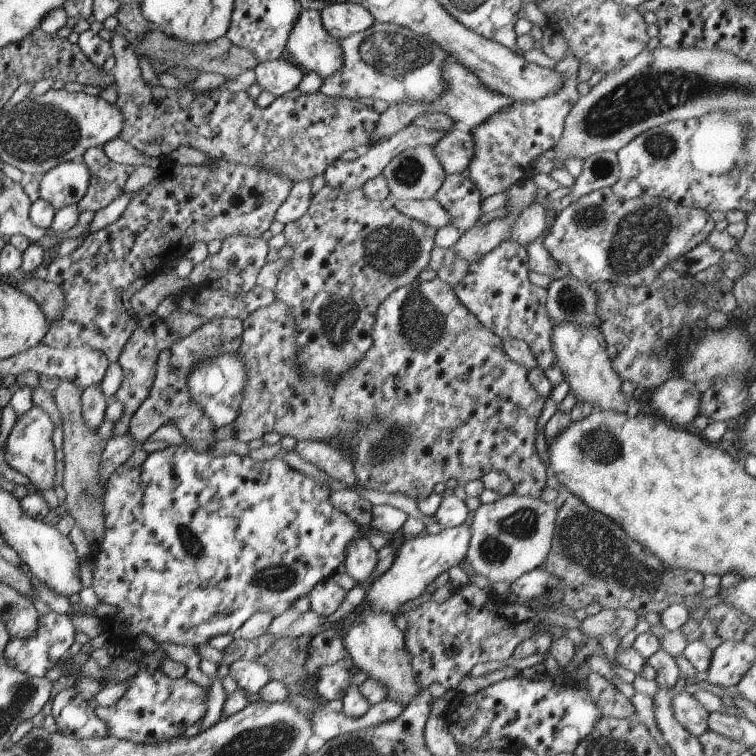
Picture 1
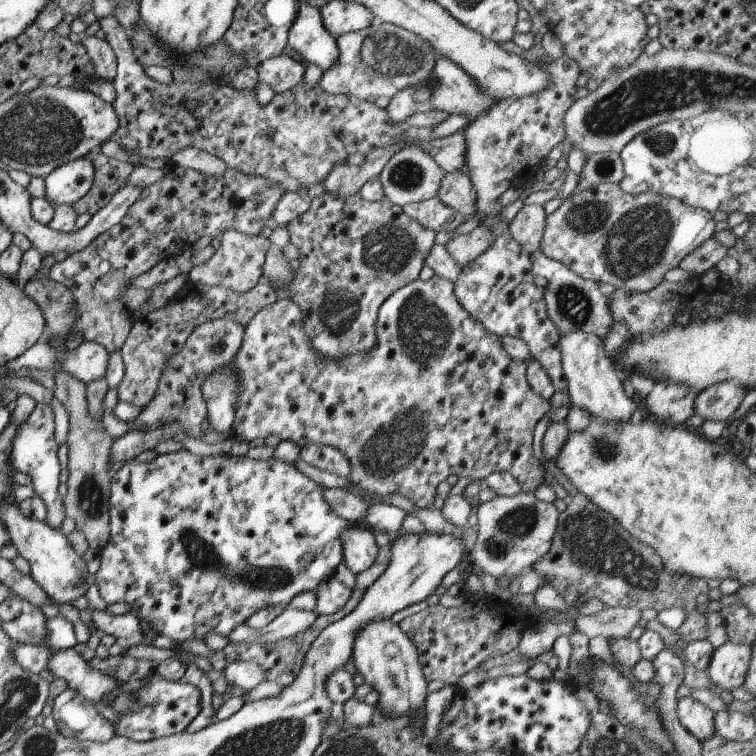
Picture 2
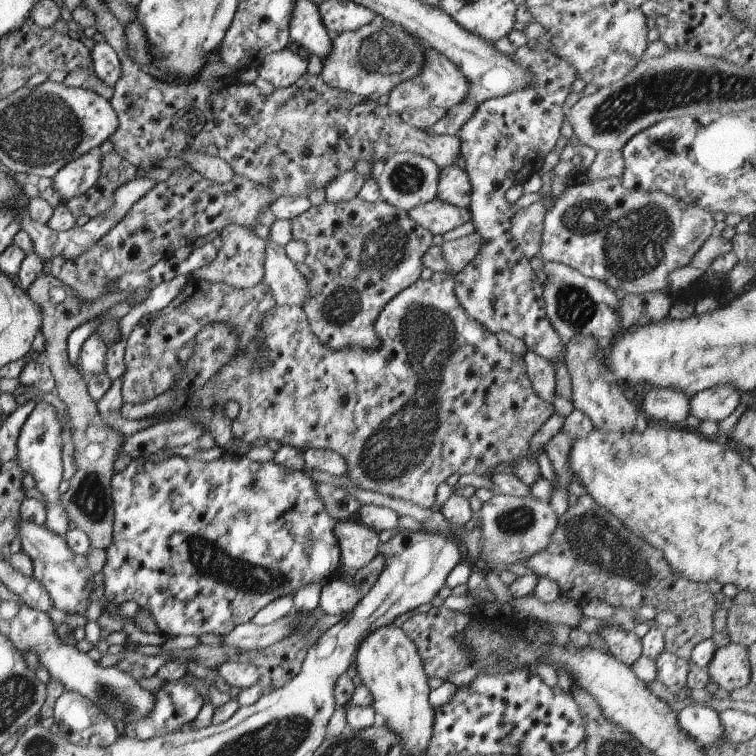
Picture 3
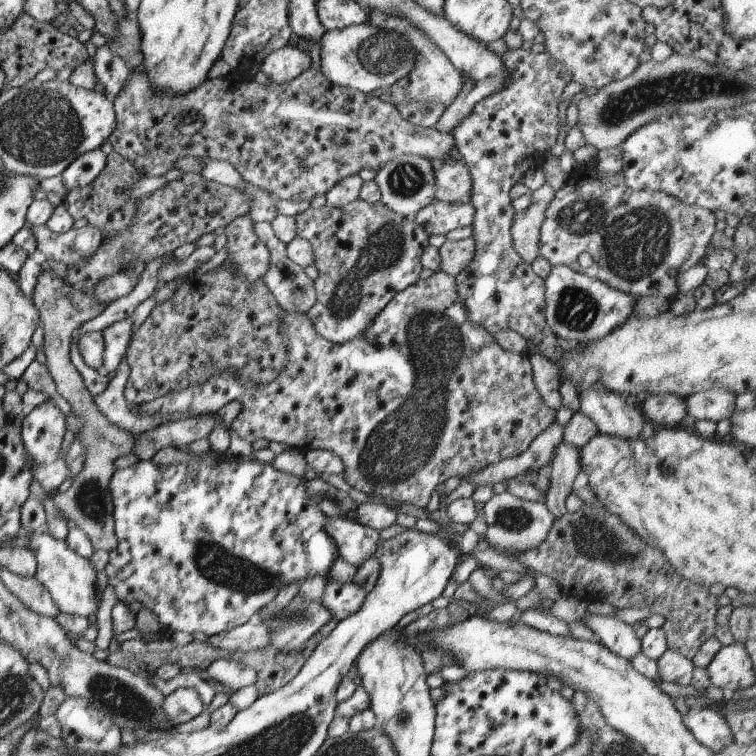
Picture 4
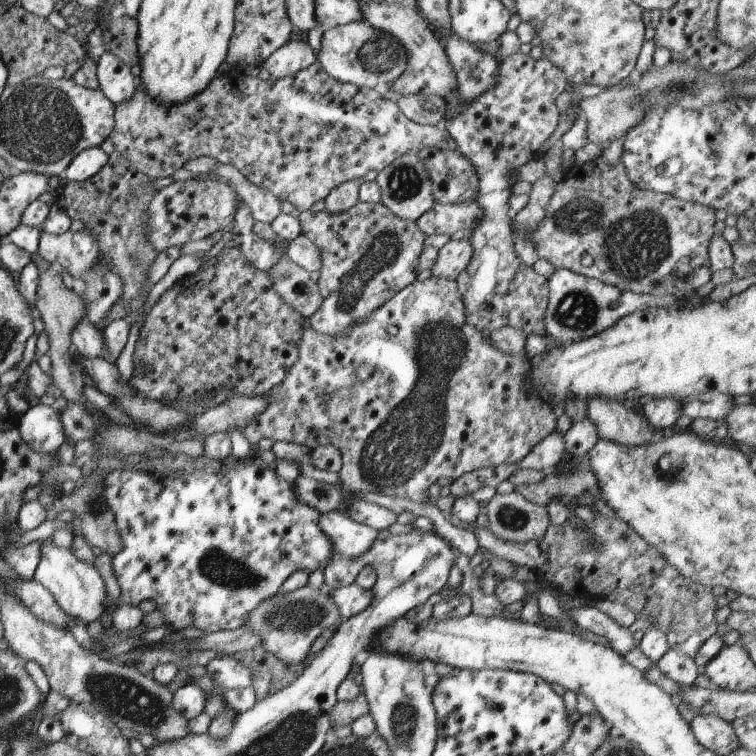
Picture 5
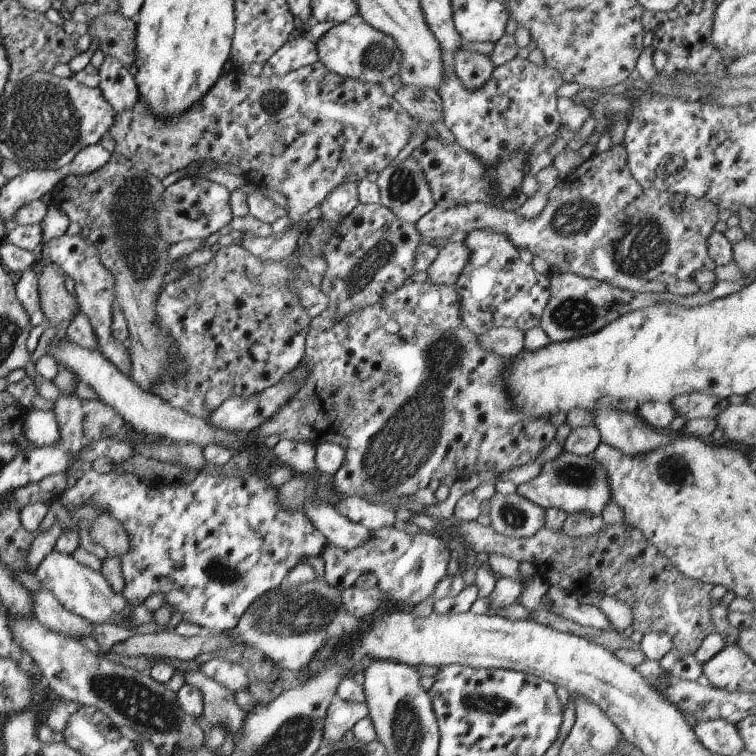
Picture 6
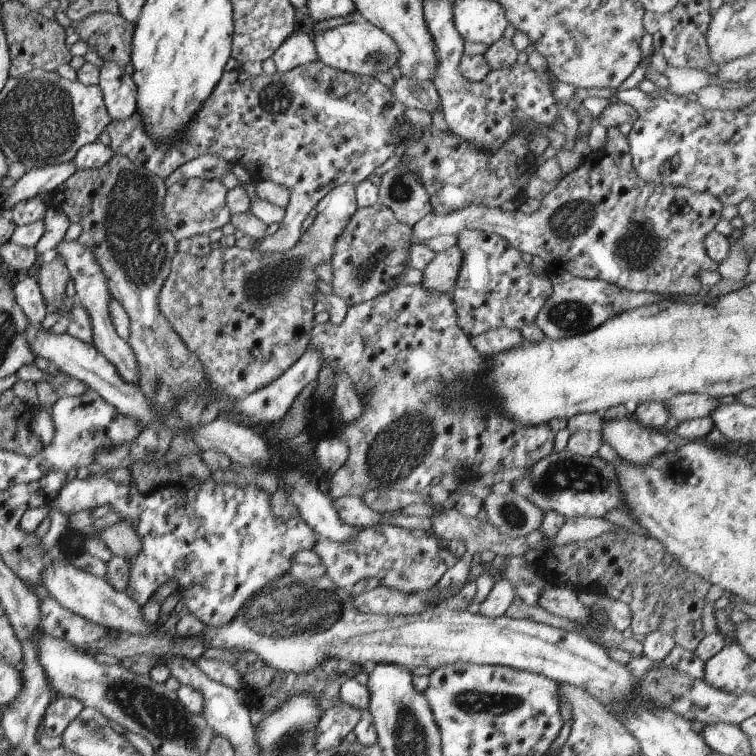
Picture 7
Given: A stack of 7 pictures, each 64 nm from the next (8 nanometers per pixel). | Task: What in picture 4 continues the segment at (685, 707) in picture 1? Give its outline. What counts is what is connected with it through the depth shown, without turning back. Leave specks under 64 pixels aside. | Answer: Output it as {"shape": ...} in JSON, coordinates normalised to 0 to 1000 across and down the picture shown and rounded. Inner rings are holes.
{"shape":[[[940,937],[911,939],[902,947],[902,954],[918,978],[944,996],[952,996],[962,985],[971,981],[959,950]]]}

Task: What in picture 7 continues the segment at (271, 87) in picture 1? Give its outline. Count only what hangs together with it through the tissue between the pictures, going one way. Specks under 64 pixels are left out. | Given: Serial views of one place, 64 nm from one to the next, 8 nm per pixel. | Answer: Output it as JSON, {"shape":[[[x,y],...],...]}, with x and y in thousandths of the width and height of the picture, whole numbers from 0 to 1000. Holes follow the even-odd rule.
{"shape":[[[386,42],[358,74],[365,95],[384,94],[419,78],[411,48],[403,42]]]}

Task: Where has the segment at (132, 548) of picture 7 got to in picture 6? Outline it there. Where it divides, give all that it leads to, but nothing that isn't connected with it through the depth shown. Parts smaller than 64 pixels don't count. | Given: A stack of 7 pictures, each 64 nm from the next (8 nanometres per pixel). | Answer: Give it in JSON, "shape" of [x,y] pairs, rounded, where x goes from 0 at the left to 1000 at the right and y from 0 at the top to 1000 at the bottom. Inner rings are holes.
{"shape":[[[139,675],[123,689],[119,698],[123,717],[135,722],[144,737],[165,733],[172,725],[172,712],[156,688],[142,680]]]}

